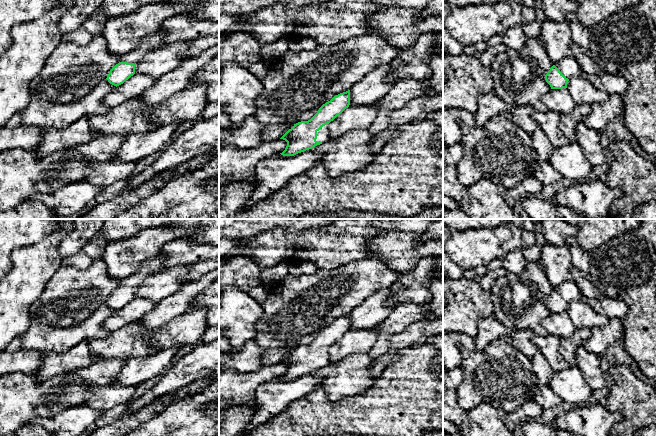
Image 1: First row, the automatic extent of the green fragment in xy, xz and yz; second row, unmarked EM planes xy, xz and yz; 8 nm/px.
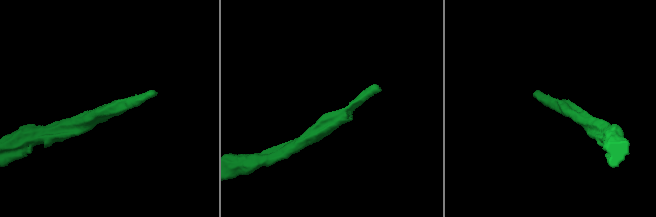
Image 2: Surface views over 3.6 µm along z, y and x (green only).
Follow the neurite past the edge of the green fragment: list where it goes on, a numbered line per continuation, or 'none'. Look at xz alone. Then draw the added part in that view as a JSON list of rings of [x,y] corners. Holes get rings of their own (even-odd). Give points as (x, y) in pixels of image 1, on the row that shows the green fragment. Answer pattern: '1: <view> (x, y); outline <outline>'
1: xz (324, 135); outline [[[326,124],[325,126],[323,126],[319,131],[317,131],[317,142],[328,142],[331,140],[331,134],[330,134],[330,130],[329,130],[329,124]]]

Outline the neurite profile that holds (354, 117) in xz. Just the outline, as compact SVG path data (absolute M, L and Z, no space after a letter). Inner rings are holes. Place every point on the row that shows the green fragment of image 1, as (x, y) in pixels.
M377 101L362 106L349 106L329 124L331 139L336 140L359 128L368 128L379 113Z

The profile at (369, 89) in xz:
M391 63L375 68L350 88L350 105L362 106L372 104L384 96L393 85L394 80L387 81L391 71Z

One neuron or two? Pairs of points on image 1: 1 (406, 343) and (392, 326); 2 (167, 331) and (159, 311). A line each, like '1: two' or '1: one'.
1: two
2: two

